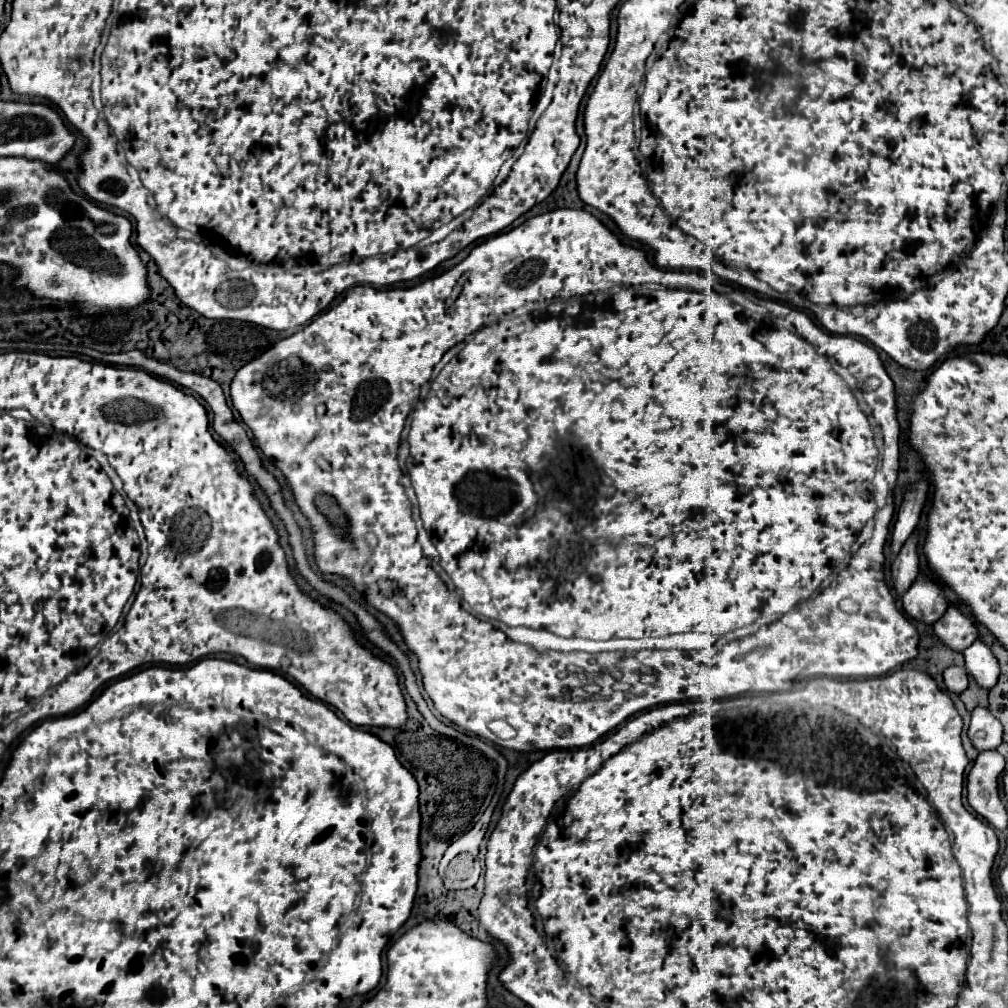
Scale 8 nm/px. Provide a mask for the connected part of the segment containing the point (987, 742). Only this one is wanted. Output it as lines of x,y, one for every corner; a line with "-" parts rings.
978,707
972,711
968,737
978,751
996,749
1002,741
1002,725
994,715
990,715
988,709

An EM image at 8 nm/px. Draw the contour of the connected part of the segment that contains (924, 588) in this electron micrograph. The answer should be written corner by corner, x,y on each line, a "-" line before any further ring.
918,577
914,585
904,593
902,607
912,619
922,621
926,625
934,625
944,615
948,605
940,587
934,581

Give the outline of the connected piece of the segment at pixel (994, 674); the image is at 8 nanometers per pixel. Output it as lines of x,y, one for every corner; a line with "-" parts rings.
974,641
964,651
964,661
966,671
982,689
992,689
998,683
998,661
982,641

